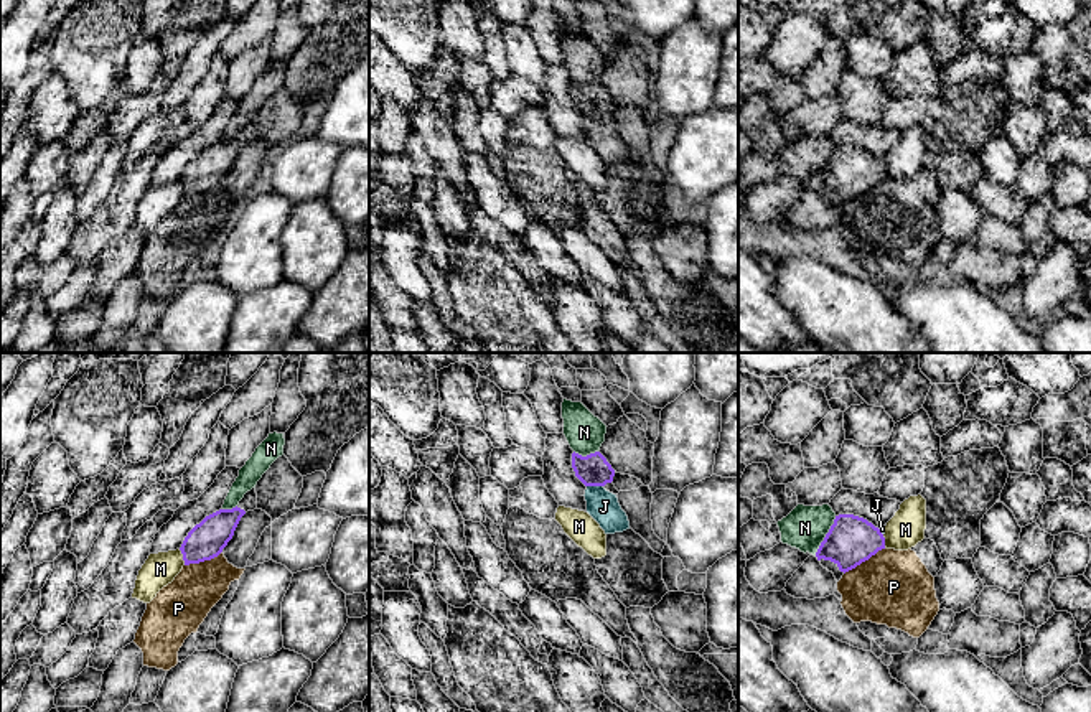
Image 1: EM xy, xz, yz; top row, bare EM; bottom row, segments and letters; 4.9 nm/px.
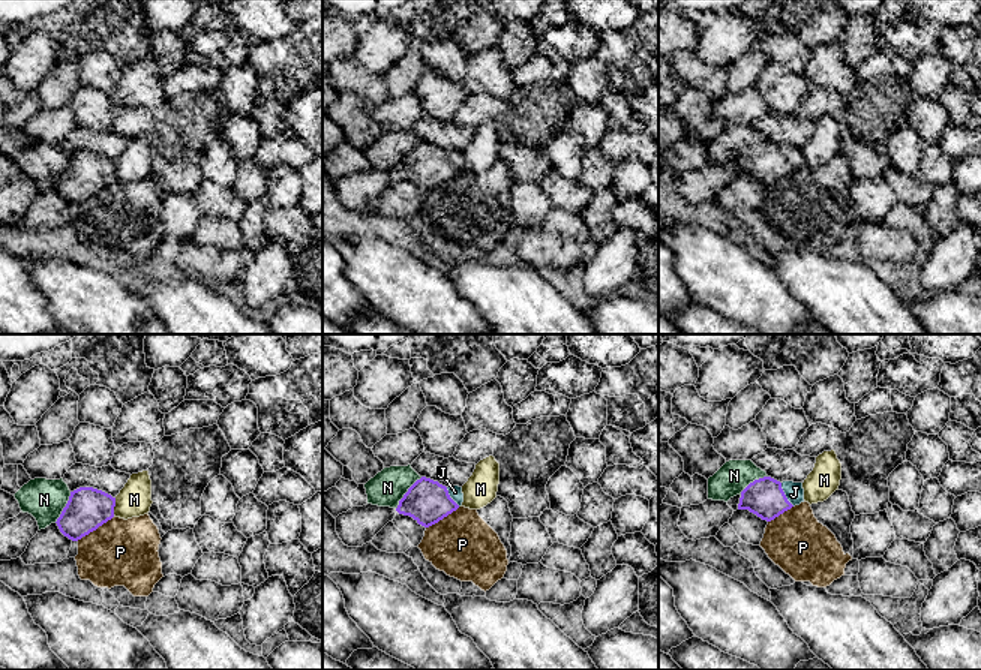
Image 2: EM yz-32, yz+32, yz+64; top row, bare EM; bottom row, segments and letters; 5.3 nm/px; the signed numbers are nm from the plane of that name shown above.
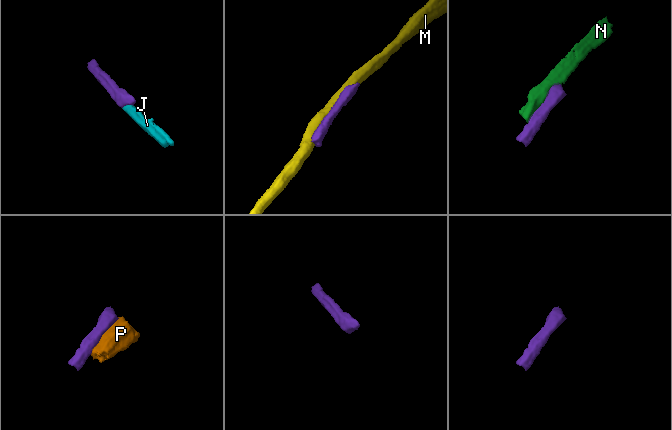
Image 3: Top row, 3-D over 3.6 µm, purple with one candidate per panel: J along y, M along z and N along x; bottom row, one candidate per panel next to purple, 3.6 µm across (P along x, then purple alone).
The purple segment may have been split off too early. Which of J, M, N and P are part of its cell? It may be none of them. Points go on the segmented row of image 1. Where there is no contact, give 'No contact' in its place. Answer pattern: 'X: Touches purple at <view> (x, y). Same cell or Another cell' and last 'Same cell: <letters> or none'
J: Touches purple at xz (595, 485). Same cell
M: Touches purple at xy (183, 557). Another cell
N: Touches purple at yz (826, 536). Another cell
P: Touches purple at yz (864, 561). Another cell
Same cell: J

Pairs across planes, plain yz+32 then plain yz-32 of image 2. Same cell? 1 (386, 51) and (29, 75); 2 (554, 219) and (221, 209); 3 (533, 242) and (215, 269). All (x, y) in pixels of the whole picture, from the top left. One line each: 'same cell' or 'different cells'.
1: same cell
2: different cells
3: same cell

